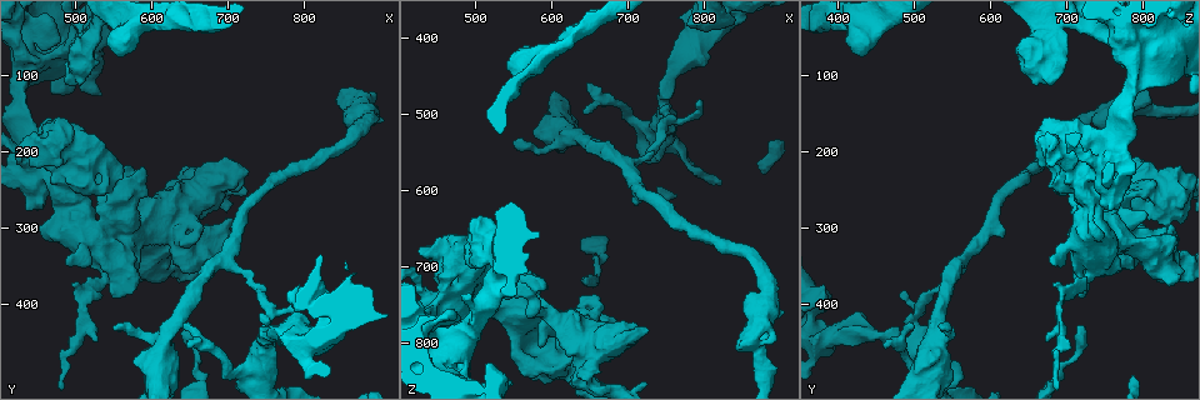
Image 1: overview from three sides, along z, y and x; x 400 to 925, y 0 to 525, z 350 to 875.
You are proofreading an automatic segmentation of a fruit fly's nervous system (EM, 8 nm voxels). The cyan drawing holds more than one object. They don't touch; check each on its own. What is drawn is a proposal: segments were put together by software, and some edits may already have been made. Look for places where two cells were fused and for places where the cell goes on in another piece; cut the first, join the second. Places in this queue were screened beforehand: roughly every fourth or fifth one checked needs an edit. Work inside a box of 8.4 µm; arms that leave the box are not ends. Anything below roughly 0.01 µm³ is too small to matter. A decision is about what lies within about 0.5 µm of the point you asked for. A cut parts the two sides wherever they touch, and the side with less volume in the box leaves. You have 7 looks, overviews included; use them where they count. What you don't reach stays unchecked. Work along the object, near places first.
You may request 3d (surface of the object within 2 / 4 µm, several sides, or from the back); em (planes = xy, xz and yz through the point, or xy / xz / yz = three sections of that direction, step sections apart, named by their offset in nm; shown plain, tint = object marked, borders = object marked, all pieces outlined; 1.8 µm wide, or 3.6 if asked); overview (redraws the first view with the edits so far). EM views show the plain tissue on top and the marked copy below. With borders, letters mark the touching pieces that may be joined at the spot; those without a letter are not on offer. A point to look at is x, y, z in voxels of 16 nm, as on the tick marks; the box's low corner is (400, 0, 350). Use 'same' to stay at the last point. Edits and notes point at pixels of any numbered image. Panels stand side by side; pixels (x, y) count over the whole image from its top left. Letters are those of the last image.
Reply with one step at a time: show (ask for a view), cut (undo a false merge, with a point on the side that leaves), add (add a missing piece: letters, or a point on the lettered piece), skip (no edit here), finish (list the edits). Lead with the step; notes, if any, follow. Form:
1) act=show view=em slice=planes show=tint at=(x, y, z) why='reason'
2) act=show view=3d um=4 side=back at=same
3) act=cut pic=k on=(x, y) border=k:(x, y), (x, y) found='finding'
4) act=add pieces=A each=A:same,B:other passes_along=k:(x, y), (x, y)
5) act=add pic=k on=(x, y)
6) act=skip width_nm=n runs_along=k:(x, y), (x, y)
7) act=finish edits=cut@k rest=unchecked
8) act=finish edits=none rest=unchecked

act=show view=em um=3.6 slice=planes show=tint at=(875, 145, 770) why='branch point'

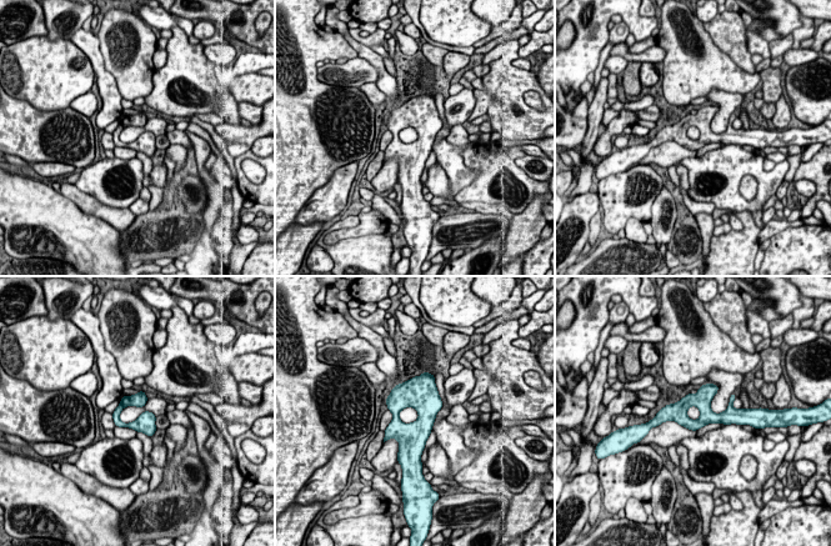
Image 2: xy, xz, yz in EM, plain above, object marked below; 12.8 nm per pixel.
act=show view=em um=3.6 slice=planes show=borders at=same why='what lies round it'

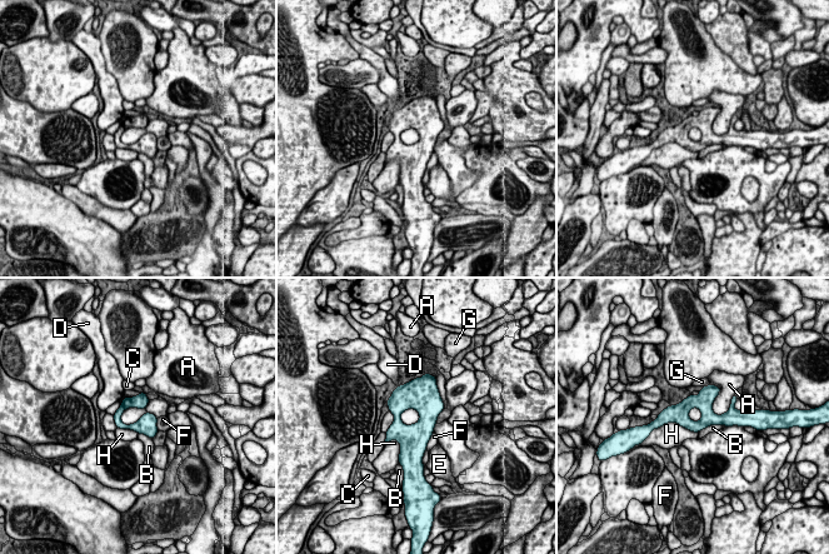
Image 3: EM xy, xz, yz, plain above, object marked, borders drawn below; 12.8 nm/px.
act=skip width_nm=190 each=A:other,B:other,C:other,D:other,E:other,F:other,G:other,H:other runs_along=3:(733, 417), (702, 424), (660, 418) found='continuous, no second cell'

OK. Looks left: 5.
act=show view=em um=3.6 slice=planes show=borders at=(595, 285, 765) why='abrupt turn'

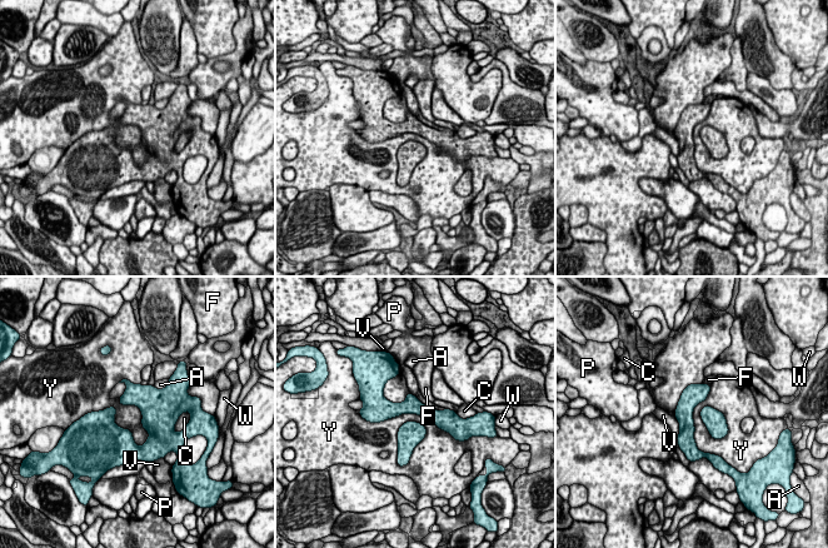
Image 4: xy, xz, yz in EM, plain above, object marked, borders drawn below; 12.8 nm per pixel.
act=skip each=A:other,C:other,F:other,P:other,V:other,W:other,Y:other runs_along=4:(452, 416), (398, 408), (379, 418) found='all the same cell'

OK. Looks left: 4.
act=show view=em um=3.6 slice=xy step=4 show=tint at=(745, 435, 505)

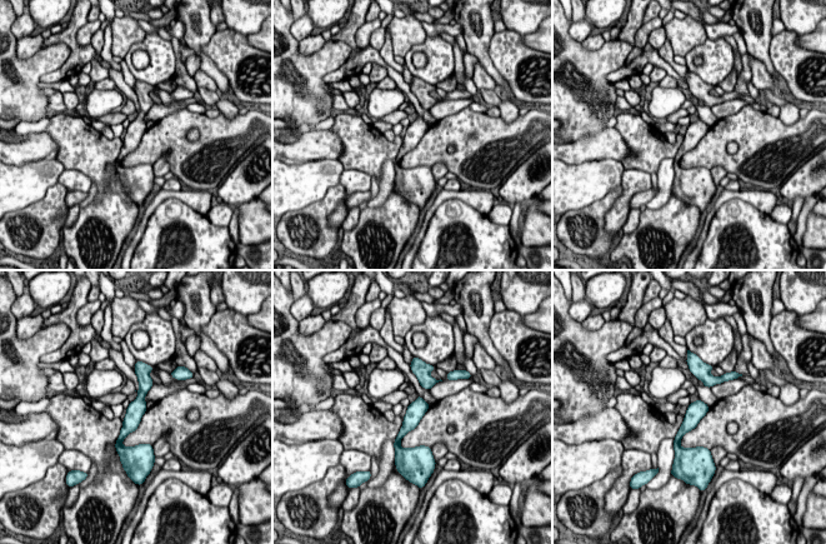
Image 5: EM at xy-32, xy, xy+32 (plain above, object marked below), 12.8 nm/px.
act=show view=em um=3.6 slice=planes show=borders at=same why='cut it another way'

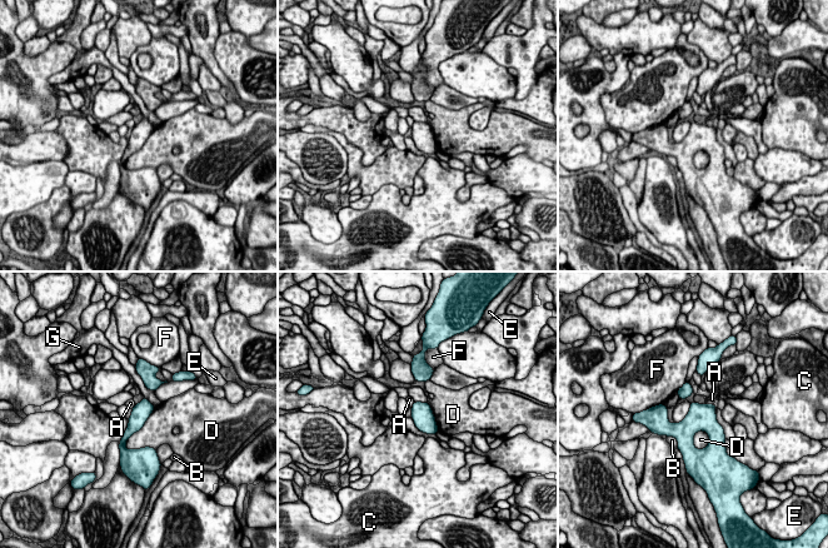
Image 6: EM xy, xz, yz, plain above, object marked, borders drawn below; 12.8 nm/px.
act=skip each=A:other,B:other,C:other,D:other,E:other,F:other,G:other border=6:(414, 402), (410, 407) found='continuous, no second cell'

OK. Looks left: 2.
act=finish edits=none rest=unchecked

